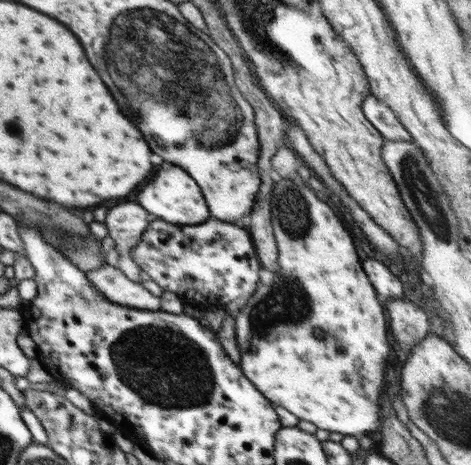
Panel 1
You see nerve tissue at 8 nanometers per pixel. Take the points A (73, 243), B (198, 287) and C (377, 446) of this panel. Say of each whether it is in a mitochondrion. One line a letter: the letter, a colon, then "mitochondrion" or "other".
A: mitochondrion
B: other
C: other

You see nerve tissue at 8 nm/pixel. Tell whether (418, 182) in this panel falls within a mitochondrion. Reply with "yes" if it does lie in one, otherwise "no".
yes

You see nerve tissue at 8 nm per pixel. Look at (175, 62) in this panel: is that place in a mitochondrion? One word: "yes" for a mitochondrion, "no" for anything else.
yes

